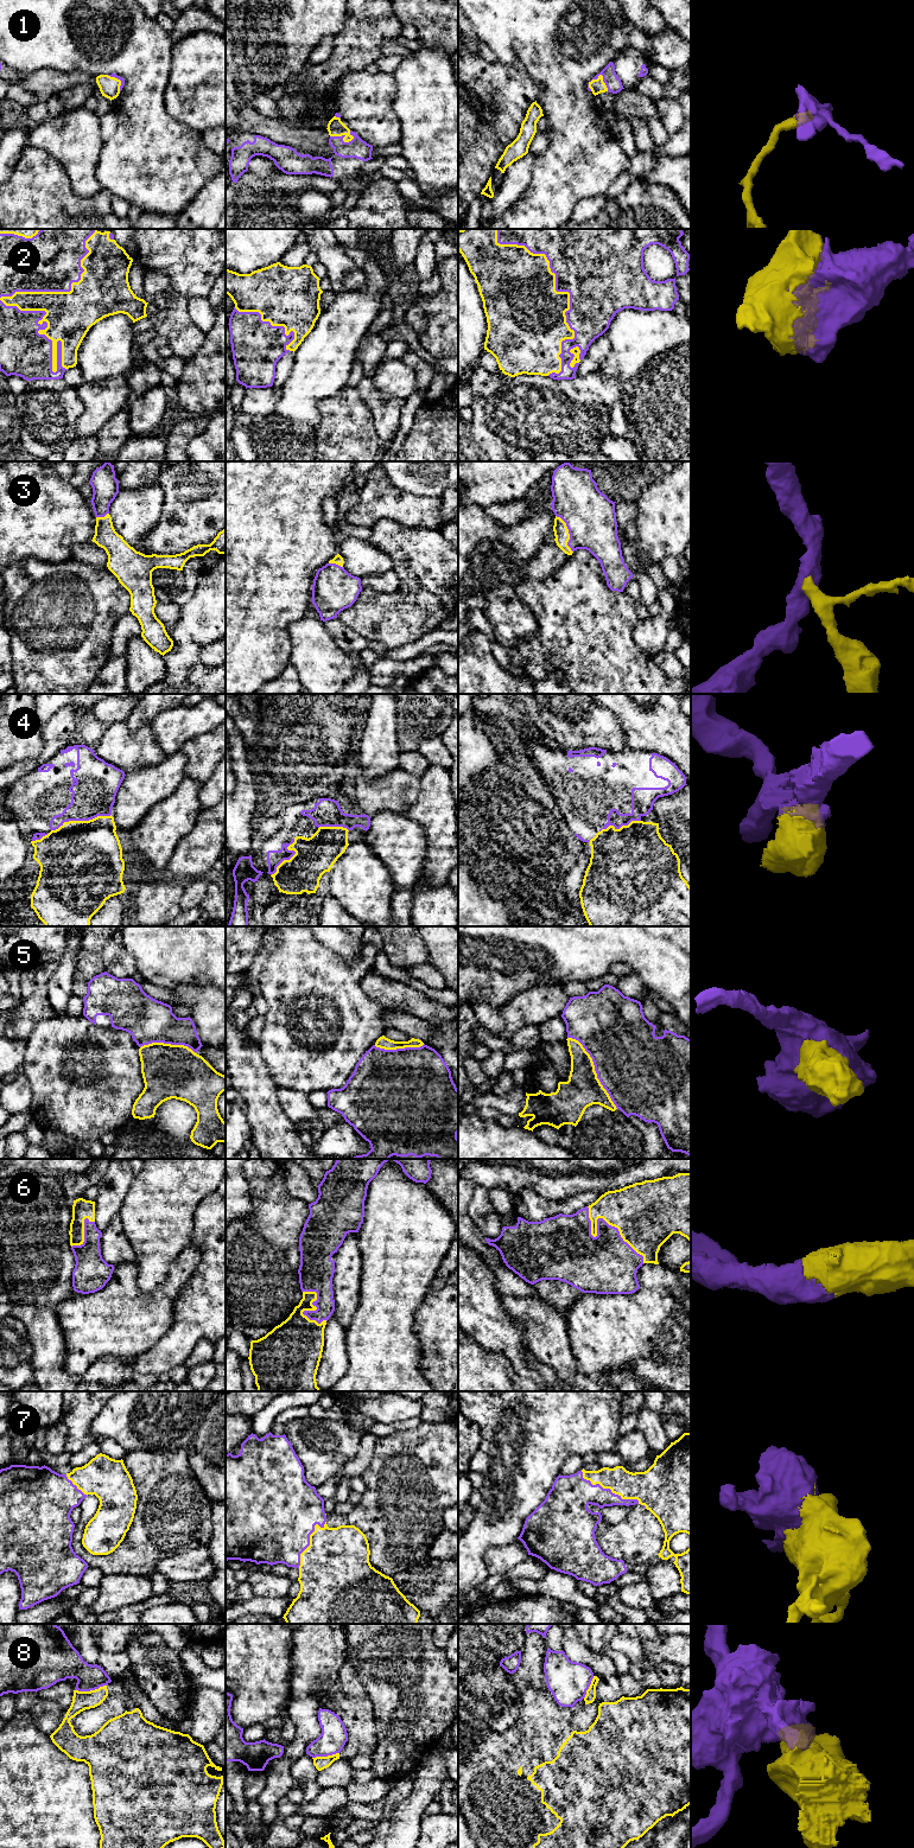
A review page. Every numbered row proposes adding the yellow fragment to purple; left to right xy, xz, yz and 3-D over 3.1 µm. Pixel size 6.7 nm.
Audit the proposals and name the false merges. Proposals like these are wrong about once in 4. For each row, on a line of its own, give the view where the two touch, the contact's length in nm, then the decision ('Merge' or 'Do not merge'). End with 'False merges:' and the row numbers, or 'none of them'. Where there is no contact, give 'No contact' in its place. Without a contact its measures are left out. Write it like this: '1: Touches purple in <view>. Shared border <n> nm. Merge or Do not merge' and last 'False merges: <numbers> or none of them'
1: Touches purple in xz. Shared border 170 nm. Merge
2: Touches purple in xy. Shared border 1000 nm. Merge
3: Touches purple in yz. Shared border 280 nm. Merge
4: Touches purple in xy. Shared border 420 nm. Do not merge
5: Touches purple in yz. Shared border 600 nm. Merge
6: Touches purple in yz. Shared border 550 nm. Merge
7: Touches purple in yz. Shared border 460 nm. Merge
8: Touches purple in xy. Shared border 220 nm. Do not merge
False merges: 4, 8

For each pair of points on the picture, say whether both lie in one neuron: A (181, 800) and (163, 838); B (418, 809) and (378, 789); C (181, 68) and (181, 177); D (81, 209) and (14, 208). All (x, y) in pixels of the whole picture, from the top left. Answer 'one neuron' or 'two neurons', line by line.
A: one neuron
B: two neurons
C: two neurons
D: one neuron

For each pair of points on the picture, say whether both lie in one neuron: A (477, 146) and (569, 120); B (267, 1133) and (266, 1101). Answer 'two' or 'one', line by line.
A: two
B: one

